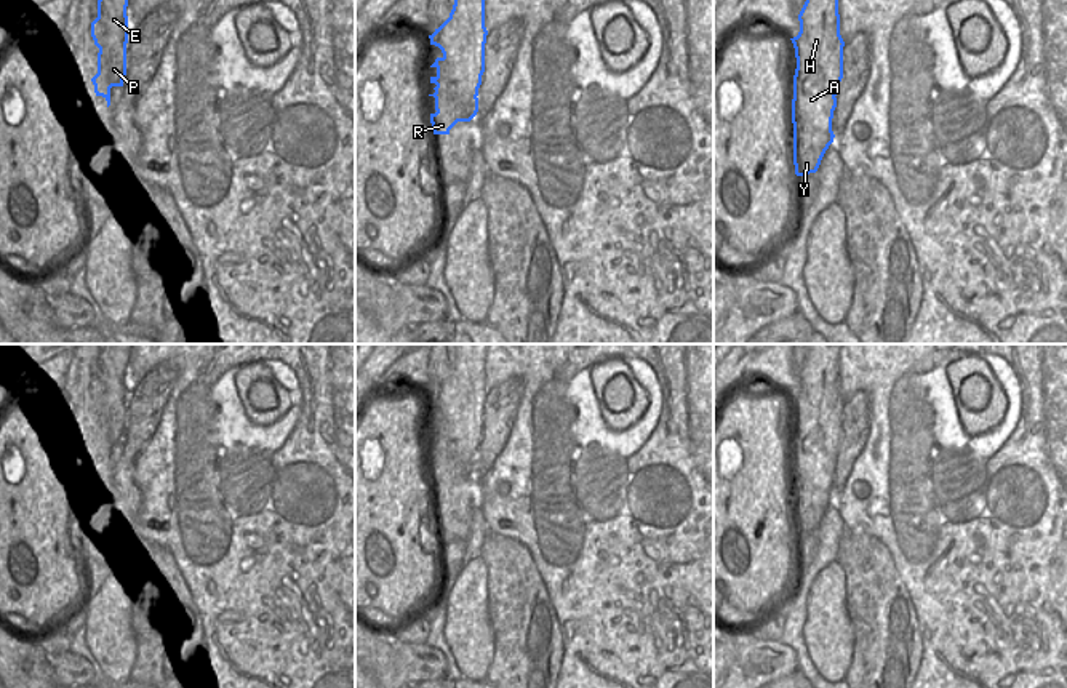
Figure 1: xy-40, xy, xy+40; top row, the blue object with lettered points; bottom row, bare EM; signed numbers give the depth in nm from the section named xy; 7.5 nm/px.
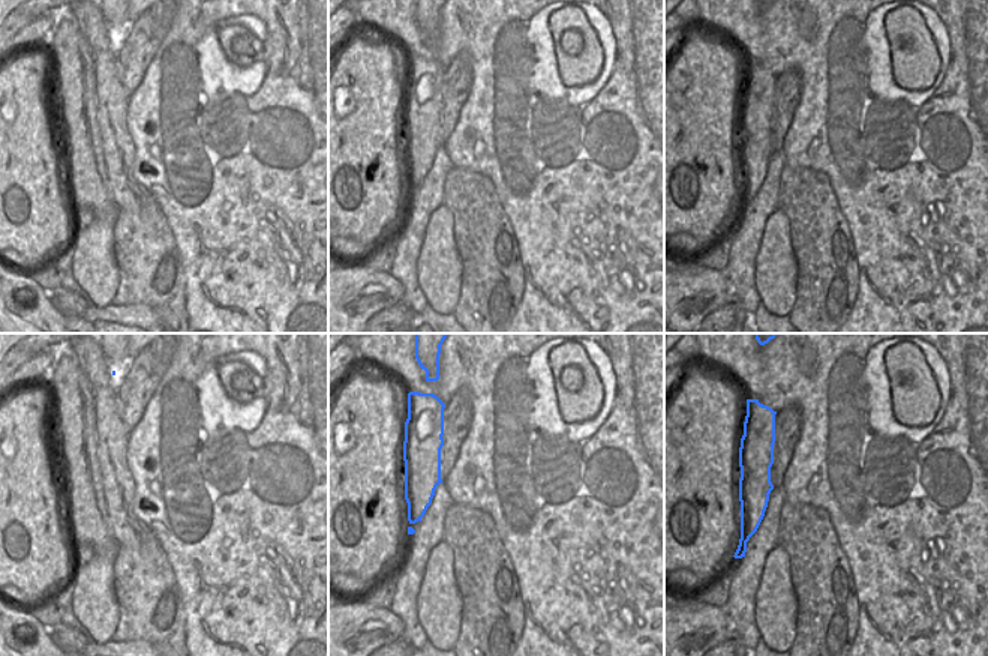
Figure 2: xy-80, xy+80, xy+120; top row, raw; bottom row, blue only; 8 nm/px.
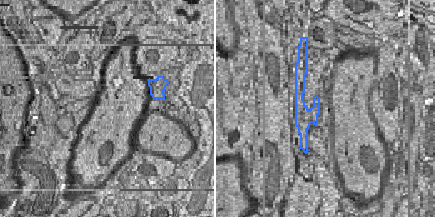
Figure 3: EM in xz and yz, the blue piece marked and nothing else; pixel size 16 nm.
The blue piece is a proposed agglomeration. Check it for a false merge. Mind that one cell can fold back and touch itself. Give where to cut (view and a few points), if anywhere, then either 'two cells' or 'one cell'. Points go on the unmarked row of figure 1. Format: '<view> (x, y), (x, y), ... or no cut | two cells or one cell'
xy (453, 420), (447, 428), (448, 461), (455, 468), (458, 479) | two cells

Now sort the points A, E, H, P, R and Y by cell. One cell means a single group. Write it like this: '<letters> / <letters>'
A / E H P R Y

